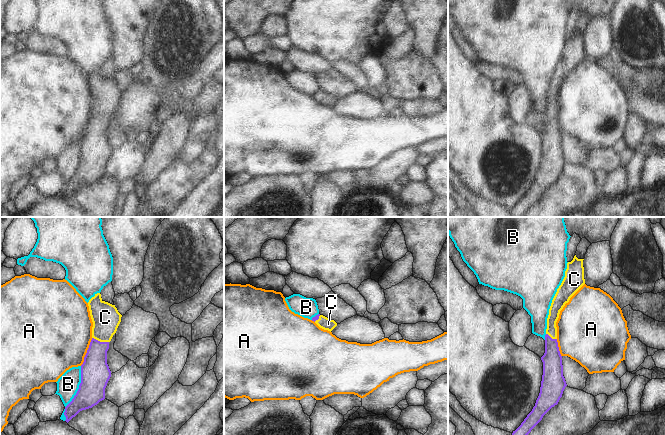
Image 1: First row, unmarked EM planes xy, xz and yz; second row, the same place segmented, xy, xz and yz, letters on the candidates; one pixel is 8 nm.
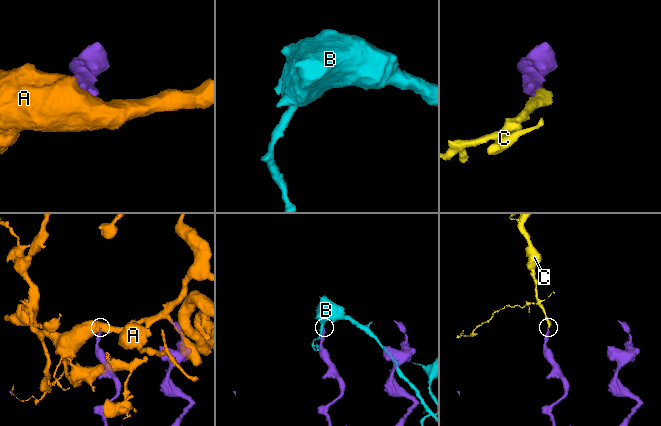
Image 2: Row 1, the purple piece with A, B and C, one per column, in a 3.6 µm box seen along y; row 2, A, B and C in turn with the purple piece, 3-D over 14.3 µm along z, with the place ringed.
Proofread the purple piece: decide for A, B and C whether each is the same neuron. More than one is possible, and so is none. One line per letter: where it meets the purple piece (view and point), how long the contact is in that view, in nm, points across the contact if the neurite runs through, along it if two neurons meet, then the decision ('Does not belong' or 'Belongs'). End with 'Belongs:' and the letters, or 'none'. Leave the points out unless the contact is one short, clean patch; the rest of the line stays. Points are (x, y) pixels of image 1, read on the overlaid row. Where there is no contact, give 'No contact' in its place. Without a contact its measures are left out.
A: Touches purple at xy (87, 352). Shared border 240 nm. Does not belong
B: Touches purple at xy (79, 387). Shared border 360 nm. Does not belong
C: Touches purple at xy (99, 341). Shared border 140 nm. Path across: xy (95, 371), (95, 359), (99, 341), (105, 325), (105, 317). Belongs
Belongs: C.

